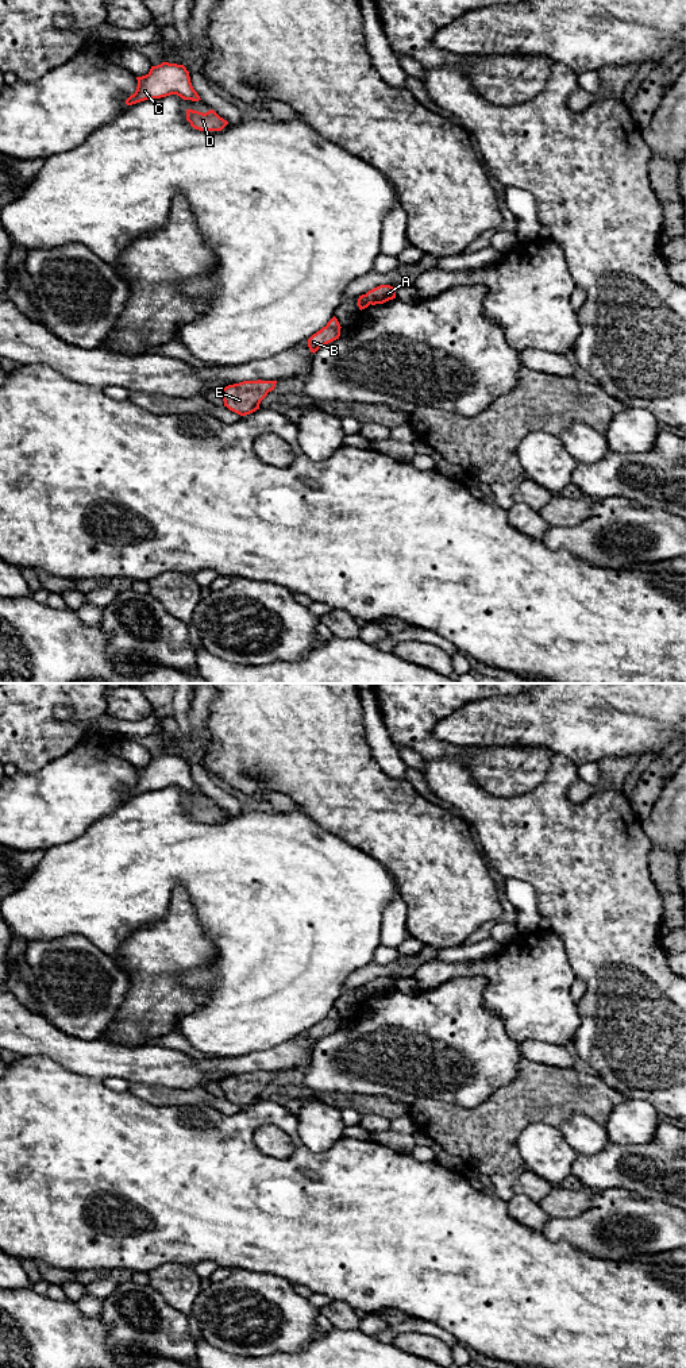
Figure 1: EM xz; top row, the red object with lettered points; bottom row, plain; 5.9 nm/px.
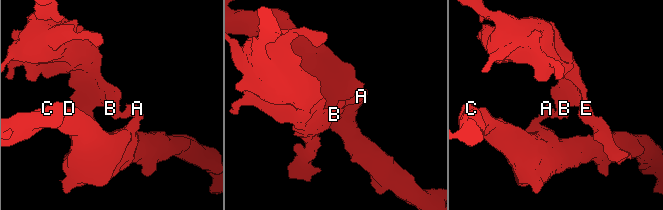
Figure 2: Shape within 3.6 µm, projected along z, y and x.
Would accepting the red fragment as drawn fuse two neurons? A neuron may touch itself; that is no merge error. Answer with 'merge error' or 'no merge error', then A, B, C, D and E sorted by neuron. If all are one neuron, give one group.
merge error; A C D / B E

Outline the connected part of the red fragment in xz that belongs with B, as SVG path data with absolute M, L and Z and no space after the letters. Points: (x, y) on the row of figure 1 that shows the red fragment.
M334 316L325 327L323 327L320 331L317 331L316 334L313 334L309 339L308 339L308 347L311 350L311 352L316 352L320 347L339 339L340 336L340 324L338 321L338 319Z

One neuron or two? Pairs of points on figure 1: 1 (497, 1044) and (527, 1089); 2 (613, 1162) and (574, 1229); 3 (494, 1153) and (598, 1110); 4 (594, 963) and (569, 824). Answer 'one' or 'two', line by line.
1: two
2: two
3: one
4: one

